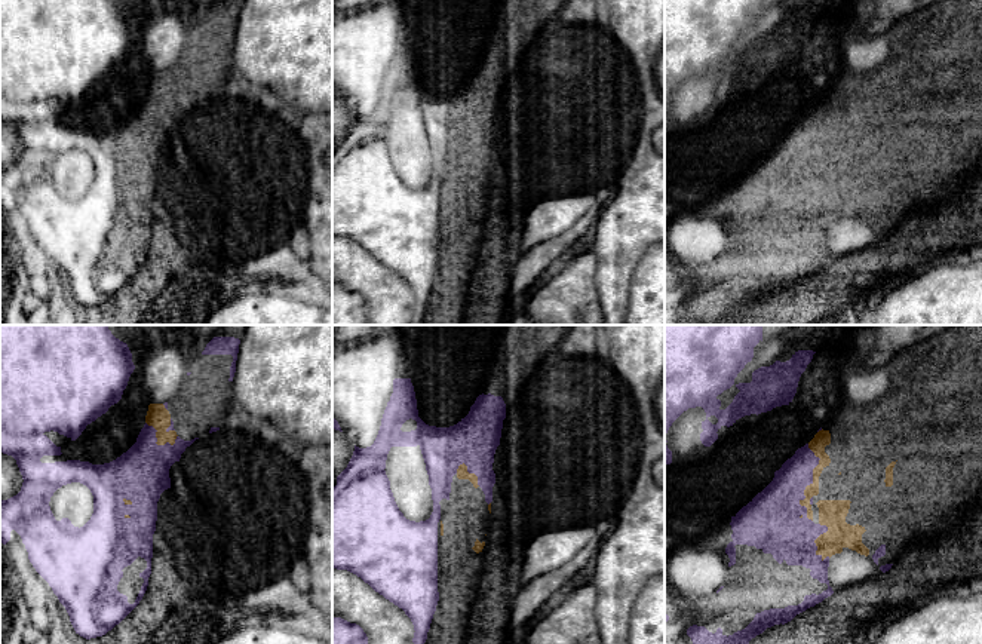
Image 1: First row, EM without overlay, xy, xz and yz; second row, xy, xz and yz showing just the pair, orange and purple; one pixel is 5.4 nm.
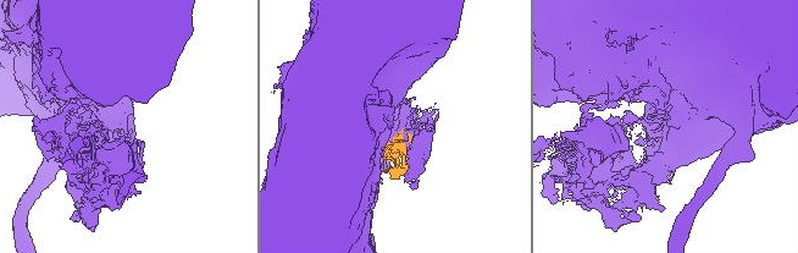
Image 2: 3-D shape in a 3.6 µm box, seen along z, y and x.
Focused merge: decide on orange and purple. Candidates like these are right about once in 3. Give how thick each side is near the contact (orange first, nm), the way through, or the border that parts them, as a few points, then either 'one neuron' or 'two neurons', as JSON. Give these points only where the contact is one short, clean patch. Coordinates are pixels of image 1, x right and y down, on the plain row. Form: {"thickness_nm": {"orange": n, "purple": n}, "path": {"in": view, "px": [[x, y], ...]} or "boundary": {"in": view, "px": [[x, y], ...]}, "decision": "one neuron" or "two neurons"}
{"thickness_nm": {"orange": 90, "purple": 280}, "decision": "two neurons"}

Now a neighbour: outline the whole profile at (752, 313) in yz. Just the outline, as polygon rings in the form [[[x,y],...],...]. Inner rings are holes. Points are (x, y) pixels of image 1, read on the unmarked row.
[[[982,168],[970,175],[960,190],[949,194],[940,208],[909,212],[889,239],[834,260],[785,292],[767,295],[739,318],[740,325],[749,325],[751,321],[757,325],[816,325],[826,316],[841,318],[846,307],[854,307],[856,301],[877,285],[894,276],[903,279],[933,258],[948,255],[952,249],[969,249],[979,242],[982,242]]]

